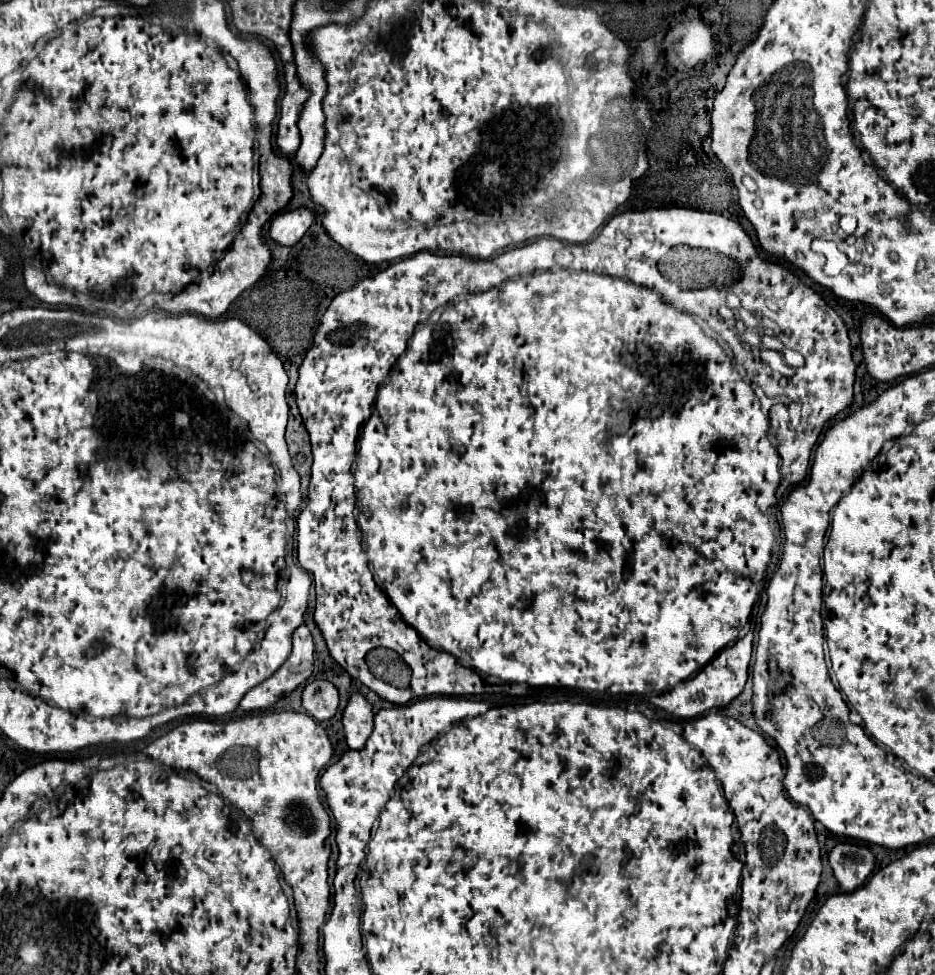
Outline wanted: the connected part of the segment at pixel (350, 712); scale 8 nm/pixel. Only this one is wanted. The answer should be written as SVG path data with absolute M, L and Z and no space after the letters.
M351 695L343 711L343 729L347 745L351 749L361 749L369 739L373 731L373 709L363 695Z

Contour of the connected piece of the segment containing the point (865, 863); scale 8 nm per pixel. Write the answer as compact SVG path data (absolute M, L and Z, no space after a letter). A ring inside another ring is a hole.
M839 843L829 853L829 865L843 891L861 887L875 869L875 857L865 845Z

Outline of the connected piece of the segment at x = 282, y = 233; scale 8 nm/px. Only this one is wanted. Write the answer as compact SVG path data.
M299 207L295 211L285 213L285 215L277 215L273 219L273 223L271 223L269 237L273 241L277 241L279 245L291 247L315 223L315 217L317 217L317 211L315 209L309 209L309 207Z

